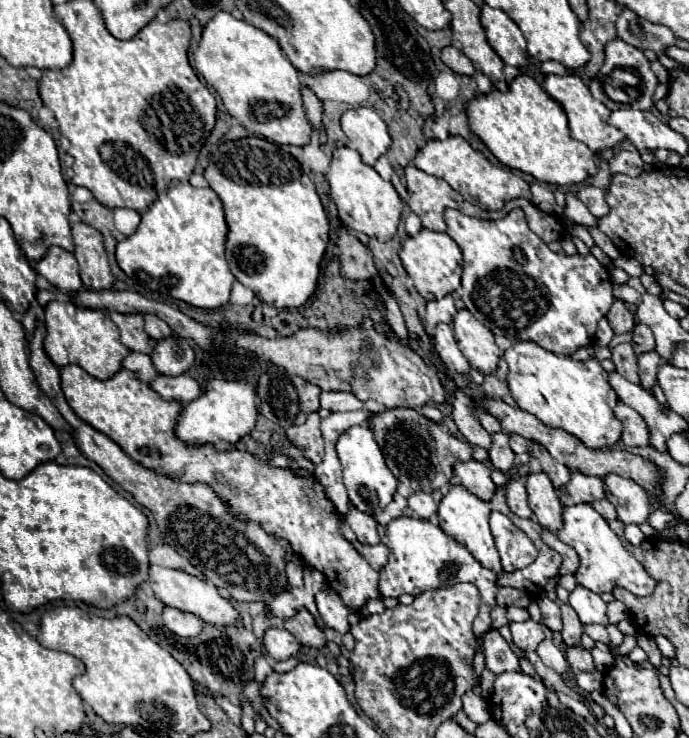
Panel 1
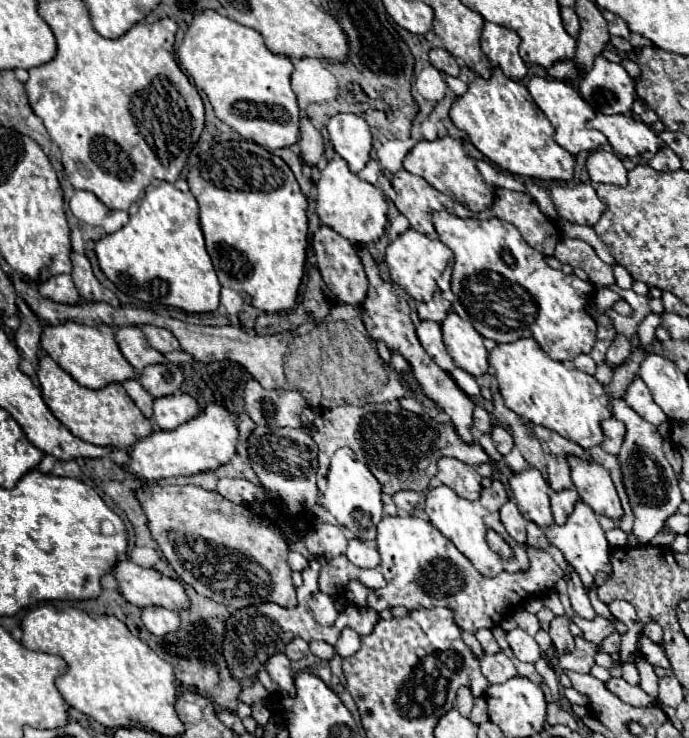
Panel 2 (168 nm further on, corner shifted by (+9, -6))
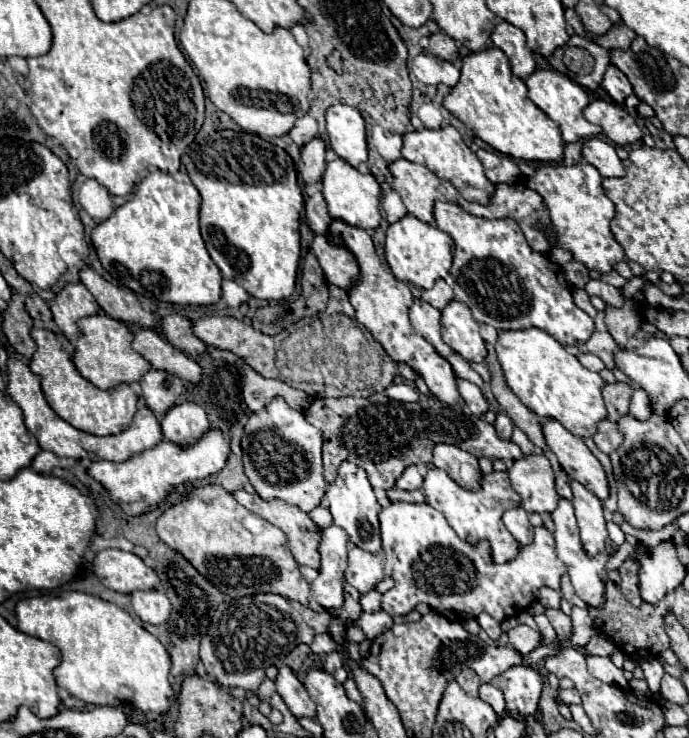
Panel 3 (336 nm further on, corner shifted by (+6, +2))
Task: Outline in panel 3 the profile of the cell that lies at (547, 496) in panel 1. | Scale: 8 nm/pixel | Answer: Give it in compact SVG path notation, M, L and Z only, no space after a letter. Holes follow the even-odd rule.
M530 454L516 460L508 476L526 512L554 512L560 496L554 490L554 472L544 454Z

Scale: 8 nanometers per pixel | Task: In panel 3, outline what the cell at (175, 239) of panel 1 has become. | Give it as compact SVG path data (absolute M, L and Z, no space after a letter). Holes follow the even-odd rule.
M152 170L142 178L134 196L118 206L110 218L100 222L92 230L92 244L96 254L104 266L104 270L122 286L130 288L136 294L150 294L156 300L170 304L188 304L188 306L208 306L220 300L220 284L222 276L216 264L212 262L204 240L200 236L198 226L198 210L200 210L200 194L194 184L176 182L170 174Z

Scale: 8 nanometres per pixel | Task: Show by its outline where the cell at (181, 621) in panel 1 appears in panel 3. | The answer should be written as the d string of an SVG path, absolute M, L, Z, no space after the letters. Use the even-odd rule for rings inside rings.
M138 590L130 594L132 610L142 622L148 624L164 624L170 616L170 600L160 590Z

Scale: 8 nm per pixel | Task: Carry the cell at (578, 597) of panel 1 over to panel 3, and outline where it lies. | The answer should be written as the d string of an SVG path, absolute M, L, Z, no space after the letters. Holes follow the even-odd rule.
M560 500L558 508L552 514L552 520L556 524L554 530L554 540L556 540L556 554L558 558L566 564L568 568L568 576L572 580L572 586L576 590L576 594L590 606L600 606L604 602L604 566L608 562L608 554L596 554L596 556L588 556L586 550L582 548L580 536L578 536L578 526L576 526L576 518L574 518L574 508L570 500Z

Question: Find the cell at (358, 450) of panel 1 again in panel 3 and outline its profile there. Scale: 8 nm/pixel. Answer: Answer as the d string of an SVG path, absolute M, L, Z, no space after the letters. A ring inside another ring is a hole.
M342 462L340 470L338 470L338 478L334 484L330 484L326 498L330 502L330 514L332 514L334 524L340 526L342 530L346 530L348 540L354 546L358 546L370 554L382 552L380 524L378 524L378 512L382 508L380 508L380 504L374 496L374 490L368 482L368 474L362 468L358 468L356 464L350 464L350 462Z

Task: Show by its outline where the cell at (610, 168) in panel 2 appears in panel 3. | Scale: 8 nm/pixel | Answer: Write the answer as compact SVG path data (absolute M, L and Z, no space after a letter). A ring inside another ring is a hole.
M588 138L584 140L582 158L592 164L604 178L620 178L626 174L616 150L612 144L600 138Z

